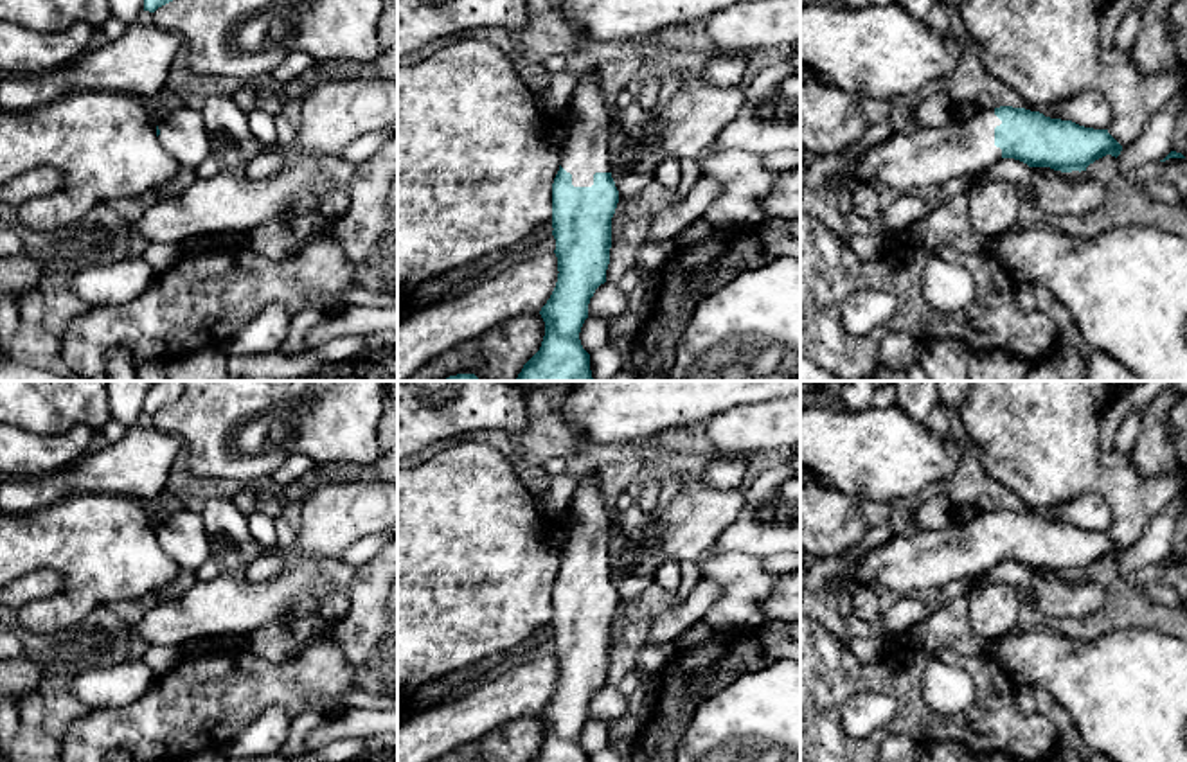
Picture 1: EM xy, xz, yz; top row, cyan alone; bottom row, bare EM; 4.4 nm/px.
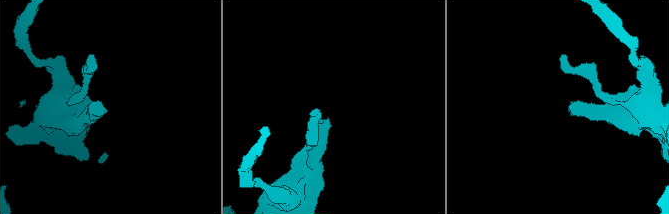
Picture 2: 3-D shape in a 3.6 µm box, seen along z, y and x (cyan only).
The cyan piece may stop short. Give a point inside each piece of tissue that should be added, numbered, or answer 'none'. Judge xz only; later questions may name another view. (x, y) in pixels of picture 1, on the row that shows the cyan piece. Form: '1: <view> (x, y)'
1: xz (587, 150)

